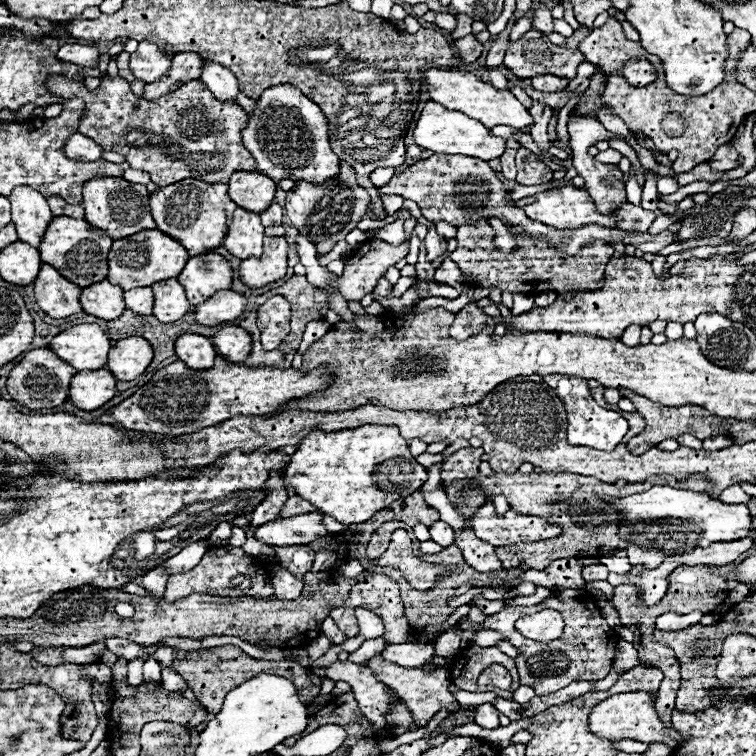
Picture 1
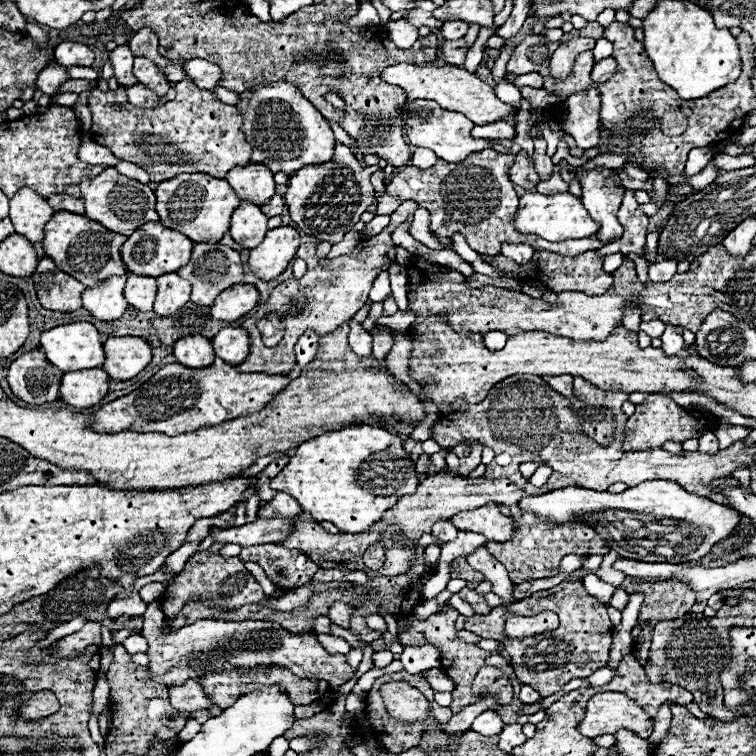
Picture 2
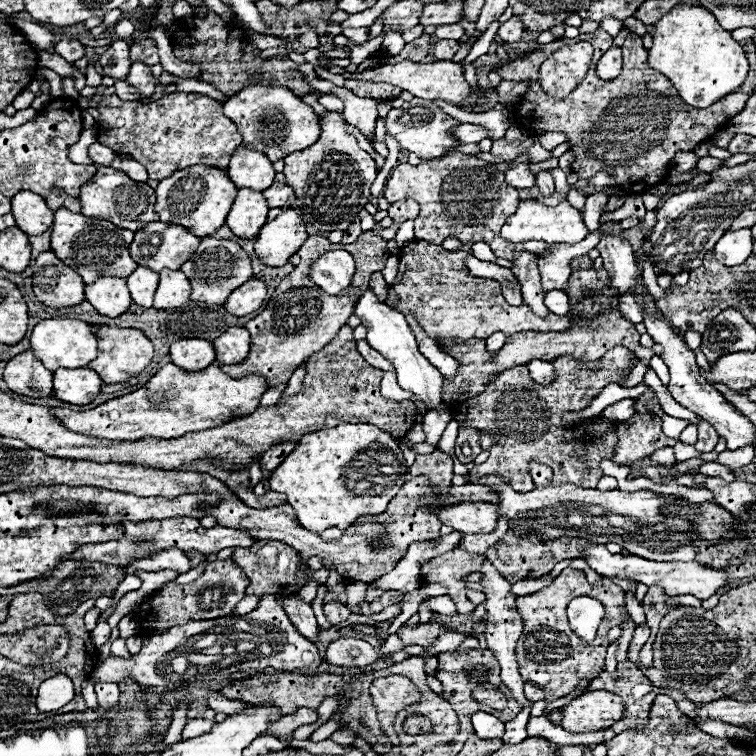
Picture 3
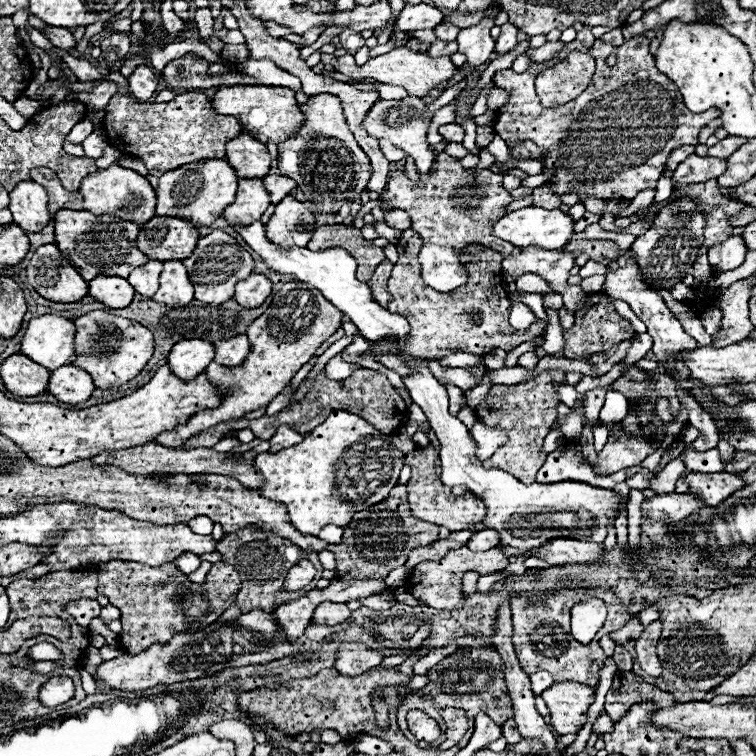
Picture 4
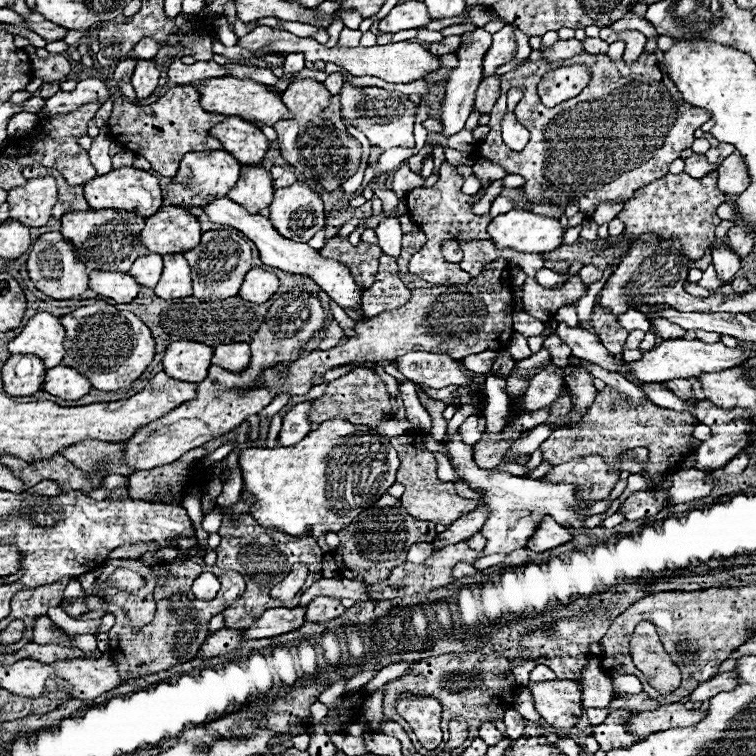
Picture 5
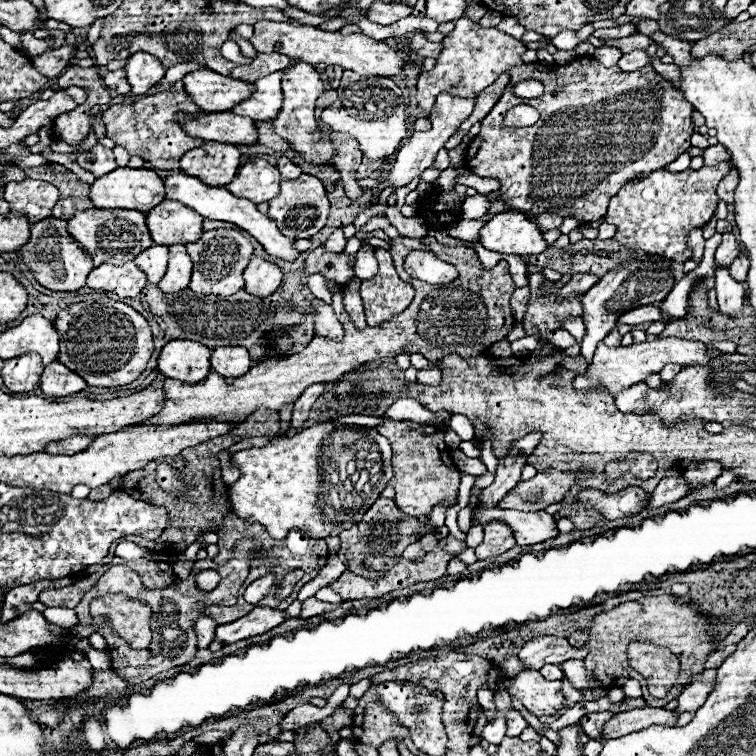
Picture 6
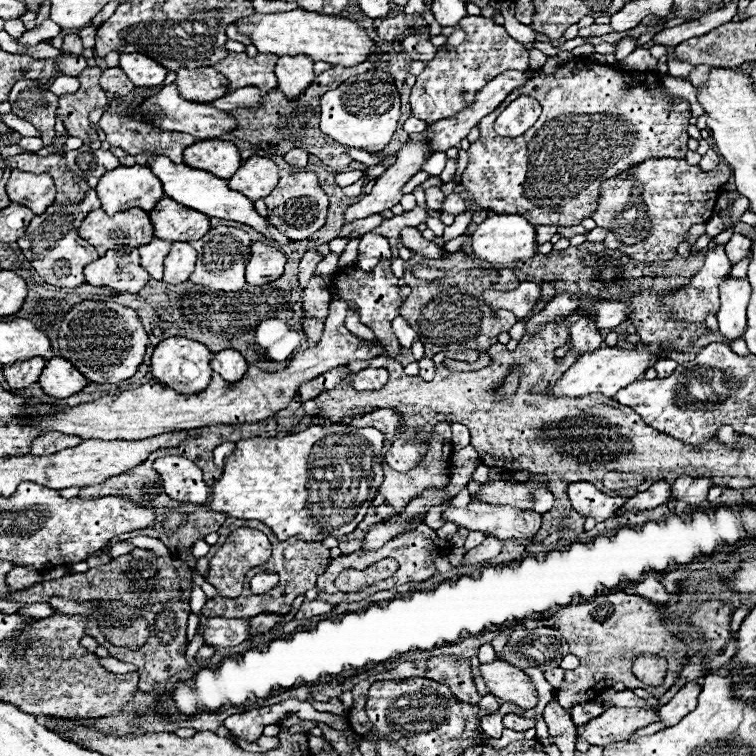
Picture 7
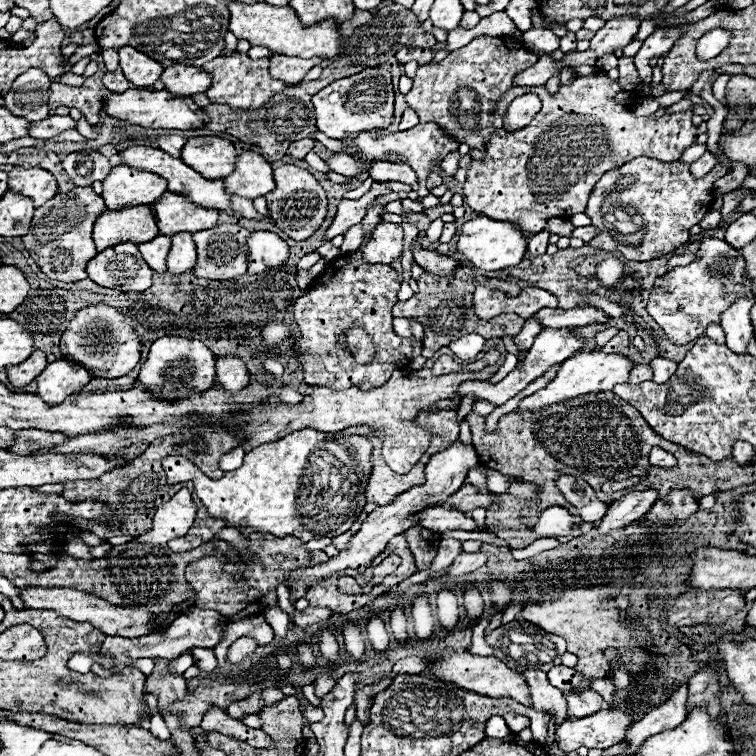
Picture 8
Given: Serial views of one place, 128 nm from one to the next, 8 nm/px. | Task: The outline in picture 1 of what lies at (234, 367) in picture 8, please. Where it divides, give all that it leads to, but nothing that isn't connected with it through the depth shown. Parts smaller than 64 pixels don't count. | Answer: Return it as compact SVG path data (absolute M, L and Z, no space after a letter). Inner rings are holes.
M226 326L216 336L212 336L212 344L216 346L218 354L230 362L244 362L250 354L252 338L240 326Z

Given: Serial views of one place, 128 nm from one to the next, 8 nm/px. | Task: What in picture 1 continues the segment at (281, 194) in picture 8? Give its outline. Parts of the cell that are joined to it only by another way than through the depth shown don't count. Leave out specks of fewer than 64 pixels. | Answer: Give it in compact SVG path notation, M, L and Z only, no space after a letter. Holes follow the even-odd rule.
M266 238L262 256L246 258L238 268L238 278L248 288L262 288L286 276L286 252L284 238Z

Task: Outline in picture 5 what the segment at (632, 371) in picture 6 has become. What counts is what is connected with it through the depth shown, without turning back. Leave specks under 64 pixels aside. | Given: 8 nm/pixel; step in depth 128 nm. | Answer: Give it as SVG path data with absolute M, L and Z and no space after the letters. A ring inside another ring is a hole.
M674 338L674 340L662 342L660 346L648 350L648 352L642 352L642 360L628 362L628 368L642 382L668 382L672 378L700 378L706 372L728 370L728 368L734 368L734 366L744 364L750 358L750 354L746 354L746 352L748 352L748 348L744 348L744 346L728 348L722 342L704 344L700 340Z

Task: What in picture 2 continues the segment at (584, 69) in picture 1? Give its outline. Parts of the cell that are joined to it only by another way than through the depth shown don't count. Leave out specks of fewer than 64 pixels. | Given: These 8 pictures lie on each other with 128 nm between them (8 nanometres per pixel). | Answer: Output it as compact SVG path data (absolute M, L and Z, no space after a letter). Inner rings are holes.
M600 38L600 40L596 42L596 48L594 48L594 60L598 62L598 60L604 60L604 58L608 58L608 56L612 56L612 44L610 44L608 40Z

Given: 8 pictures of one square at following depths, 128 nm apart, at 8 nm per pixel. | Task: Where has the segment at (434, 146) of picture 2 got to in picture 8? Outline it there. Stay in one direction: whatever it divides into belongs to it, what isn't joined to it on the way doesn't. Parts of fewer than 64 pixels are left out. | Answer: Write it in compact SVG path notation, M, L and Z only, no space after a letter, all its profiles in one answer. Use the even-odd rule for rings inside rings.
M366 68L354 76L336 80L312 96L318 130L330 138L352 138L360 132L388 128L394 120L394 88L388 70Z

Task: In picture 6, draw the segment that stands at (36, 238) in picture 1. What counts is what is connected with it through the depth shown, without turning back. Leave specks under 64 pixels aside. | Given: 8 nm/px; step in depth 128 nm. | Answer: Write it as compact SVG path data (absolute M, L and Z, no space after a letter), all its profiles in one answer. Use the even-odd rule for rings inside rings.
M24 180L24 182L10 182L2 194L12 212L20 212L30 218L32 224L48 218L52 214L54 204L60 198L56 186L44 180Z

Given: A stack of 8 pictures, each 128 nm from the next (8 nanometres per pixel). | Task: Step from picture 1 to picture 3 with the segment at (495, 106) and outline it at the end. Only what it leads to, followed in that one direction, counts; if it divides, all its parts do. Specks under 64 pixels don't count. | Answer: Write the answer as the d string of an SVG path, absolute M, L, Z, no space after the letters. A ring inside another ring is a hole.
M402 60L398 64L388 64L388 66L378 66L378 68L372 68L372 70L364 70L362 74L344 72L344 76L358 78L358 80L386 82L386 84L392 84L392 86L400 86L402 90L410 92L416 98L422 98L422 100L444 100L444 102L454 104L454 106L468 106L468 108L472 108L472 106L478 106L478 104L486 104L488 102L486 90L482 90L480 86L476 88L478 98L474 102L468 102L468 96L472 94L472 86L464 78L464 68L460 64L450 62L450 60L438 60L438 62L430 62L430 64Z

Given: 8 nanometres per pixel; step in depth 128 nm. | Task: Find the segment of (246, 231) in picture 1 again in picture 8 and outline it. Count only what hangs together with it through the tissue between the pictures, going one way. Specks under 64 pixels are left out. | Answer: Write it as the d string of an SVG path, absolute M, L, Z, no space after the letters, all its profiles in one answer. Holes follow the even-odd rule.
M256 152L240 154L236 170L224 178L224 188L228 194L236 194L250 200L272 192L274 174L270 162Z

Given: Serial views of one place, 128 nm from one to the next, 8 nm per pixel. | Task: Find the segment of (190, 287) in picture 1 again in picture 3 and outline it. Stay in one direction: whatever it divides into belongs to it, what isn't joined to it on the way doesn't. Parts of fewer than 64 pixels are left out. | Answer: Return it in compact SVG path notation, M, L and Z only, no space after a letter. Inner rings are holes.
M202 238L198 250L180 270L186 274L186 278L192 284L190 300L206 302L206 304L222 304L228 298L230 290L236 290L238 286L242 286L242 282L248 282L252 276L248 254L236 242L218 240L218 238Z

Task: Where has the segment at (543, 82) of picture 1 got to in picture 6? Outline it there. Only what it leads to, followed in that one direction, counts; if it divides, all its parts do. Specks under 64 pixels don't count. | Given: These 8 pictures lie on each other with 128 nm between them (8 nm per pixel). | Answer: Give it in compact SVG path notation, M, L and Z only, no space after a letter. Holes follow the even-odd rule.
M500 74L494 84L490 84L486 90L482 90L482 92L478 94L478 98L476 98L474 112L470 114L470 118L466 118L466 120L462 122L460 130L468 132L468 130L472 128L472 124L476 124L476 122L480 122L482 118L486 118L486 114L492 110L494 102L498 102L498 98L502 96L502 92L504 92L506 86L508 86L508 74Z

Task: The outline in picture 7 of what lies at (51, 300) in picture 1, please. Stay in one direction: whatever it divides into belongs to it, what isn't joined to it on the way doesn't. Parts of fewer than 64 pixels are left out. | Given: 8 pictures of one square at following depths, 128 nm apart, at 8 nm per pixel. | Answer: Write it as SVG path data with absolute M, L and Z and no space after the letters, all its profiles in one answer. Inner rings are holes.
M88 190L86 198L78 204L50 204L48 210L42 216L32 218L26 234L18 238L18 248L26 256L26 260L32 264L32 268L38 272L38 276L52 286L58 288L76 288L84 284L84 266L94 262L98 258L94 246L90 246L86 240L78 236L78 224L82 224L82 218L90 210L100 208L100 200L94 190Z

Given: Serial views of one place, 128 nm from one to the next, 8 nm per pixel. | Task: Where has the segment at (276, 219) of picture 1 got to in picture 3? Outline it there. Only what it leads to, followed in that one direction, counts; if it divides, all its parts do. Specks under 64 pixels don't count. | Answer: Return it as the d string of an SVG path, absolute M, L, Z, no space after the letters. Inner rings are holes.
M272 184L268 190L264 190L262 192L264 194L264 198L266 198L266 202L268 202L268 206L270 208L282 208L284 204L286 204L286 200L294 194L292 190L290 190L290 186L282 186L282 184Z

